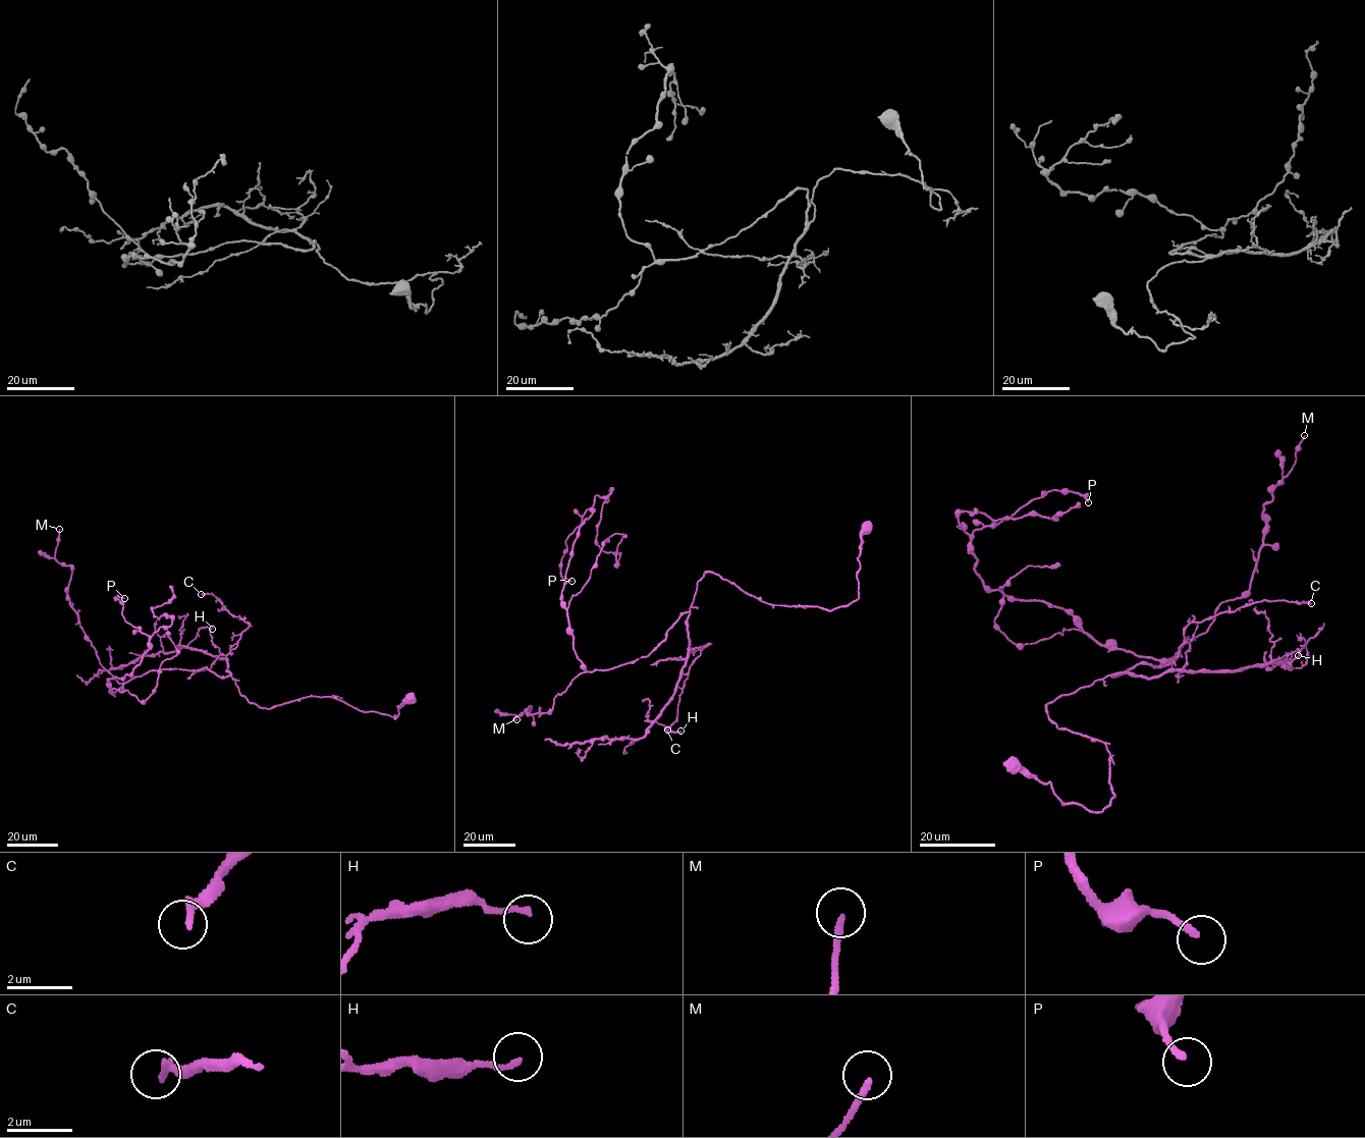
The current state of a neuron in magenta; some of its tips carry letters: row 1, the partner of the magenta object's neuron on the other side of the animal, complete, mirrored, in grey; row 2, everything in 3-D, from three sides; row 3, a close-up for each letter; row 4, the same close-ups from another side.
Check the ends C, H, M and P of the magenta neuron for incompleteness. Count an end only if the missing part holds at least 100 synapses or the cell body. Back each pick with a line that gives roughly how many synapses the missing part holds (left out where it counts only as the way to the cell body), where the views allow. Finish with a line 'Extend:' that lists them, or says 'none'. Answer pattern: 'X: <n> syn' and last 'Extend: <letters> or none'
Extend: none

